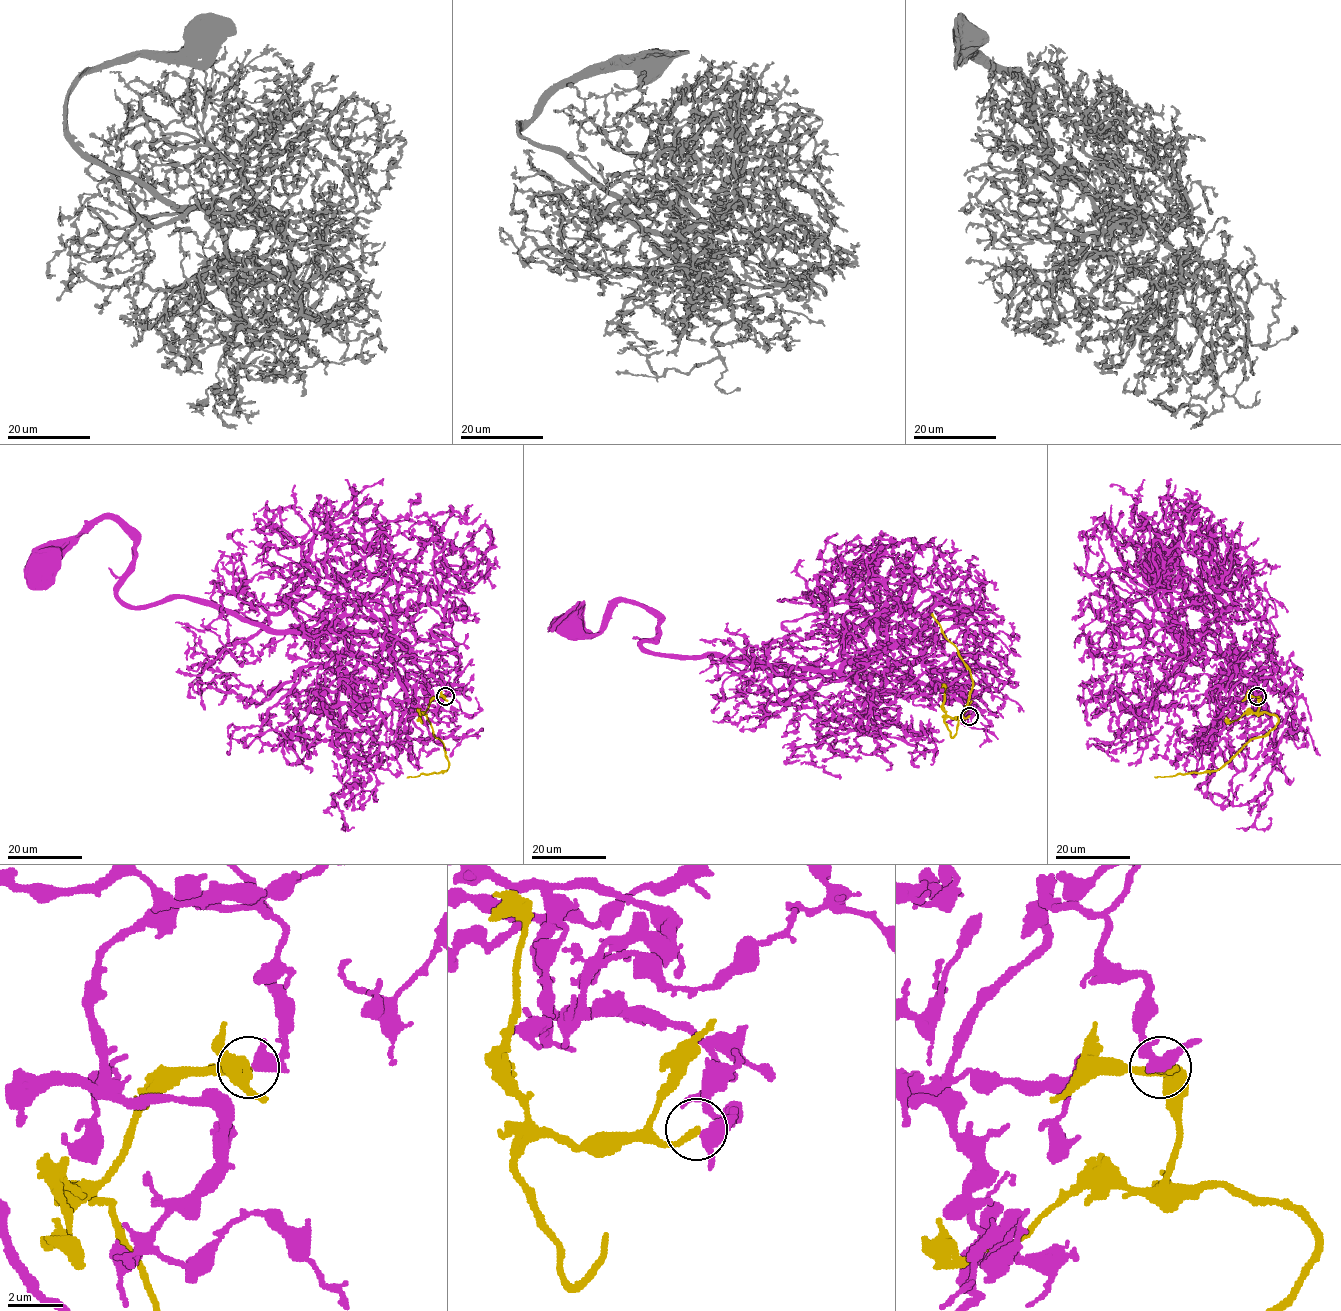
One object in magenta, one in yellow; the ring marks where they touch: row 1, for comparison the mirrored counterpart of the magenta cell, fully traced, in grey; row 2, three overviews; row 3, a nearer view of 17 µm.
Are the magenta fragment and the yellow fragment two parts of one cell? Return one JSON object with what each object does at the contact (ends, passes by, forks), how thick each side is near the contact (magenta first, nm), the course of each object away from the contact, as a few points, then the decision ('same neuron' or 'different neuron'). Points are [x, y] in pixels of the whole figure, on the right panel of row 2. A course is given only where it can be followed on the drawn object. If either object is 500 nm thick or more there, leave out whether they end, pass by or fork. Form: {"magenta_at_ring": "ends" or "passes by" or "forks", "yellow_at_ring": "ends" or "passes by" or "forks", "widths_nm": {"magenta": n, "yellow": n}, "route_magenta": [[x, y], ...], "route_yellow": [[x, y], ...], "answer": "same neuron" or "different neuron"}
{"magenta_at_ring": "passes by", "yellow_at_ring": "ends", "widths_nm": {"magenta": 400, "yellow": 240}, "route_magenta": [[1258, 696], [1245, 674], [1220, 695], [1237, 660], [1231, 672], [1143, 518], [1174, 538], [1168, 555]], "route_yellow": [[1257, 696], [1258, 711], [1273, 714], [1278, 721], [1263, 736], [1245, 744], [1215, 770], [1155, 777]], "answer": "different neuron"}

